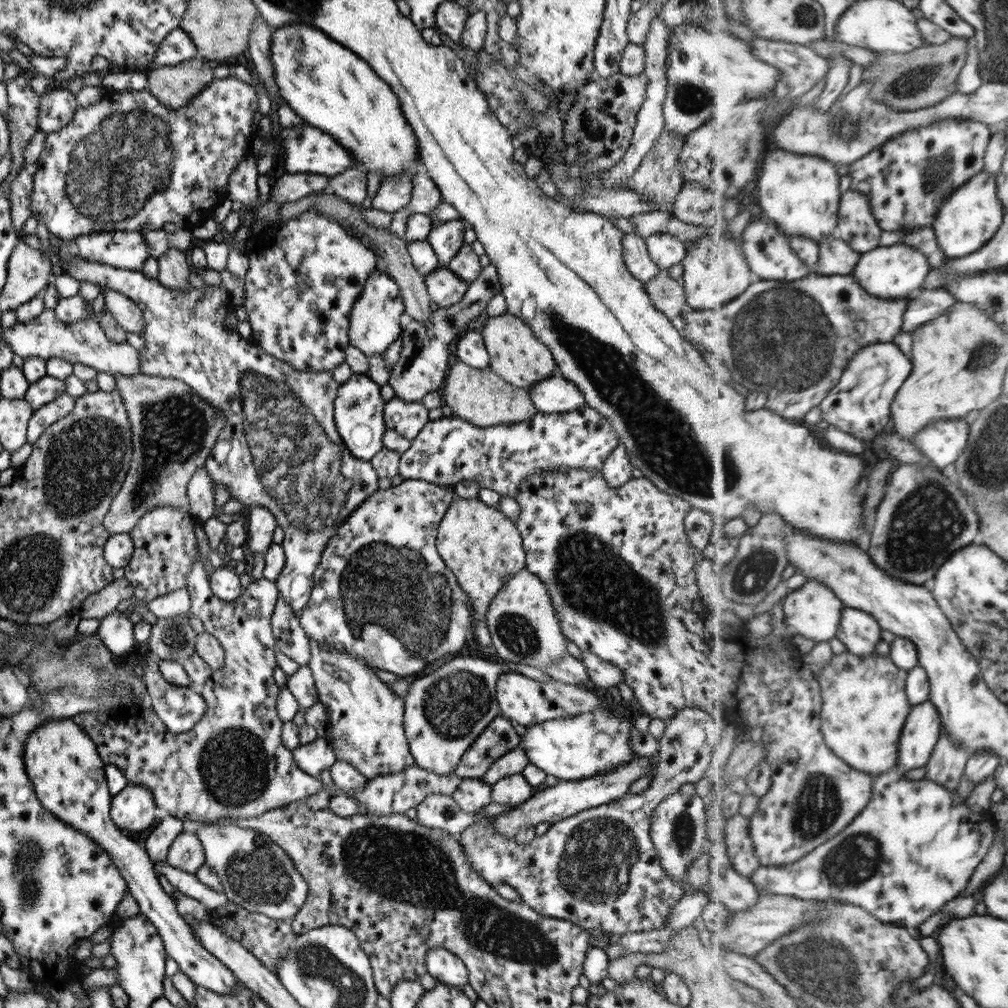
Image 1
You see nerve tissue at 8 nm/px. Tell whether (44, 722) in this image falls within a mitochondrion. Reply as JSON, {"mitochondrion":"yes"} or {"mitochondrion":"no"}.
{"mitochondrion":"no"}

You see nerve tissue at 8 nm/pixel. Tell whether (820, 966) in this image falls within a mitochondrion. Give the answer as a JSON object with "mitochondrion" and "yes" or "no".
{"mitochondrion":"yes"}

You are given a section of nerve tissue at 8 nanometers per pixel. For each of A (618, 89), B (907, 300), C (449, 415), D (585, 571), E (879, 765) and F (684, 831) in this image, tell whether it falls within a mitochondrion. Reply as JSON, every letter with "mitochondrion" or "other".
{"A":"other","B":"other","C":"other","D":"mitochondrion","E":"other","F":"mitochondrion"}

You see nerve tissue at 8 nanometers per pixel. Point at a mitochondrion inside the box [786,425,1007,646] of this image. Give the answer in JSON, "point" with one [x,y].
{"point":[908,553]}

